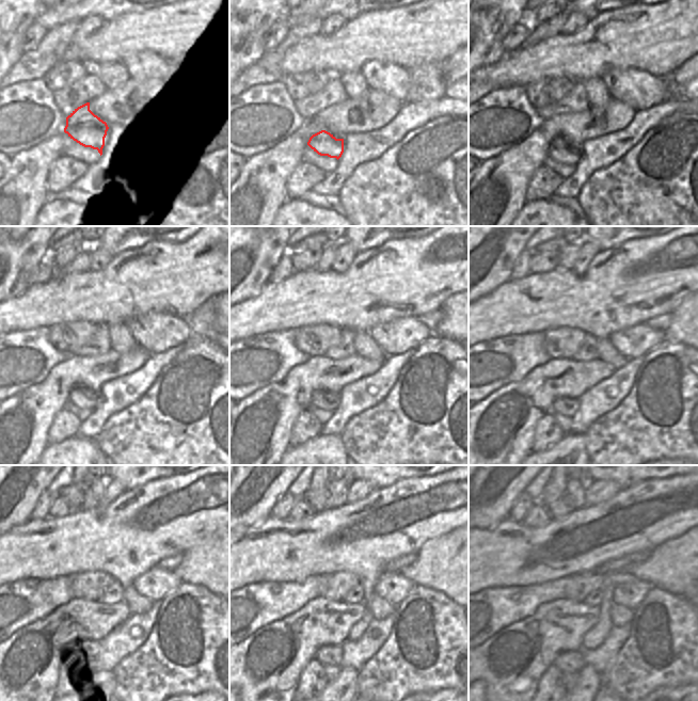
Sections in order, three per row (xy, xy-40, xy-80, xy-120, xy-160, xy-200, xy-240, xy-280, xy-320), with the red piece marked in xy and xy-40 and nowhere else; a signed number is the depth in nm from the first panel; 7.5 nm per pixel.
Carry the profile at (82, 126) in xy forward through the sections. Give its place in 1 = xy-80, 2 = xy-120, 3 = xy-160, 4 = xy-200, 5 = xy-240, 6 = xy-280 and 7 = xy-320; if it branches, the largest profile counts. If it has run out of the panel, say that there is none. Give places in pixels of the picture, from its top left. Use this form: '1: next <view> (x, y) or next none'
1: next xy-80 (560, 152)
2: next xy-120 (81, 397)
3: next xy-160 (321, 399)
4: next xy-200 (564, 405)
5: next xy-240 (89, 649)
6: next xy-280 (330, 654)
7: next xy-320 (569, 662)

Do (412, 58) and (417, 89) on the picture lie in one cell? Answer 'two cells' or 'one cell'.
two cells

